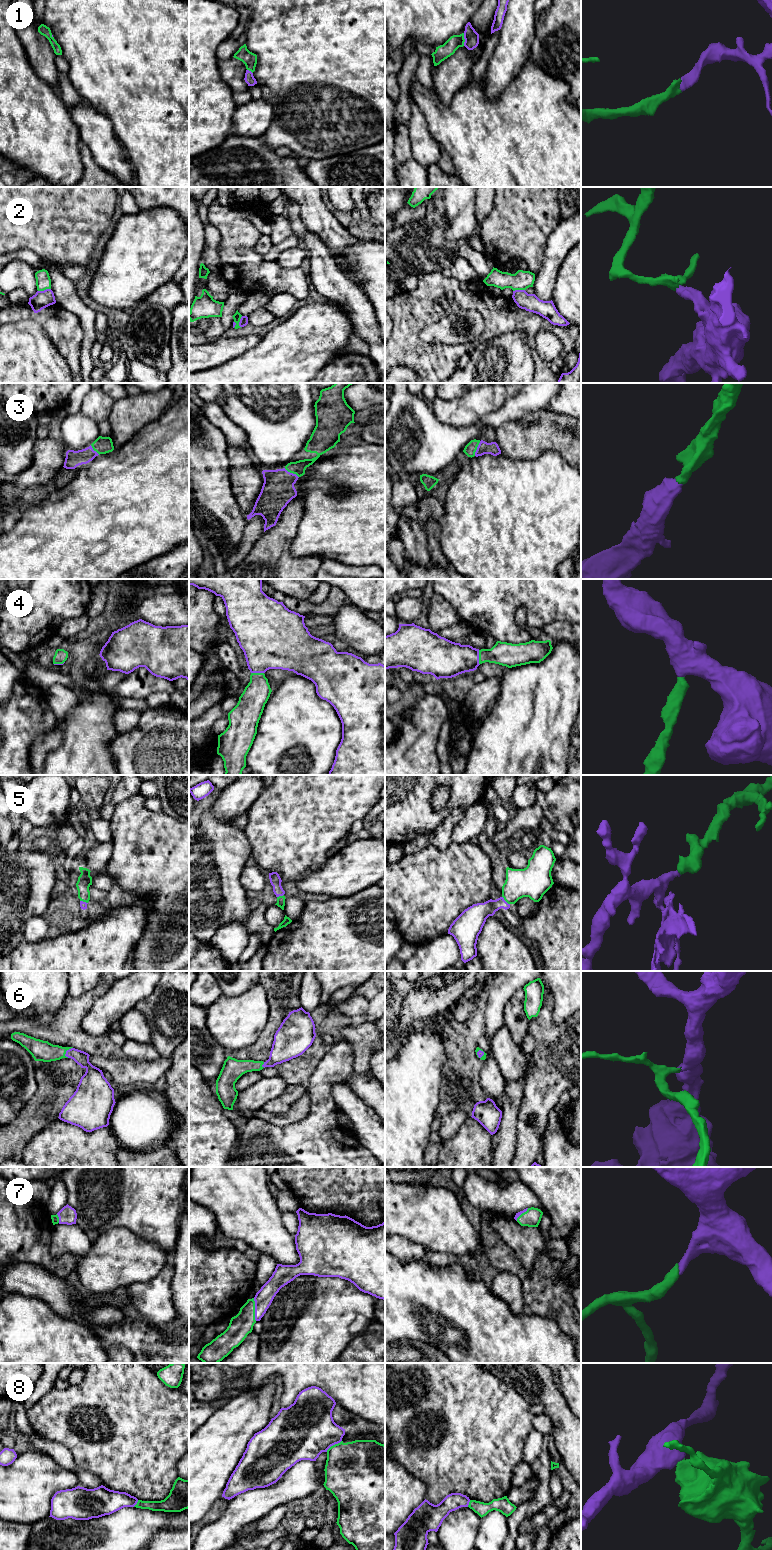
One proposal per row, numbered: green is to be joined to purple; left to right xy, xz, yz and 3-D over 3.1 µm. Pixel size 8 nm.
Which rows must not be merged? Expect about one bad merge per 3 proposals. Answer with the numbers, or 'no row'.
2, 8

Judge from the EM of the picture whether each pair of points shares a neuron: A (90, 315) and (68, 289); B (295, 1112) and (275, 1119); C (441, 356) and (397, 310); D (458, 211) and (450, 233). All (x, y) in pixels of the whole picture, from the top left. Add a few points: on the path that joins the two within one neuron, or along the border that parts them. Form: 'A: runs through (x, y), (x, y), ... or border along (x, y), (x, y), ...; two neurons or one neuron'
A: runs through (83, 311), (68, 296); one neuron
B: runs through (290, 1116), (280, 1119); one neuron
C: runs through (427, 352), (407, 332), (407, 324); one neuron
D: runs through (458, 216), (458, 225), (455, 228); one neuron

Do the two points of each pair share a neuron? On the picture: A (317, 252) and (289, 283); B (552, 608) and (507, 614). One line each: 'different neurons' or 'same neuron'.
A: different neurons
B: same neuron

